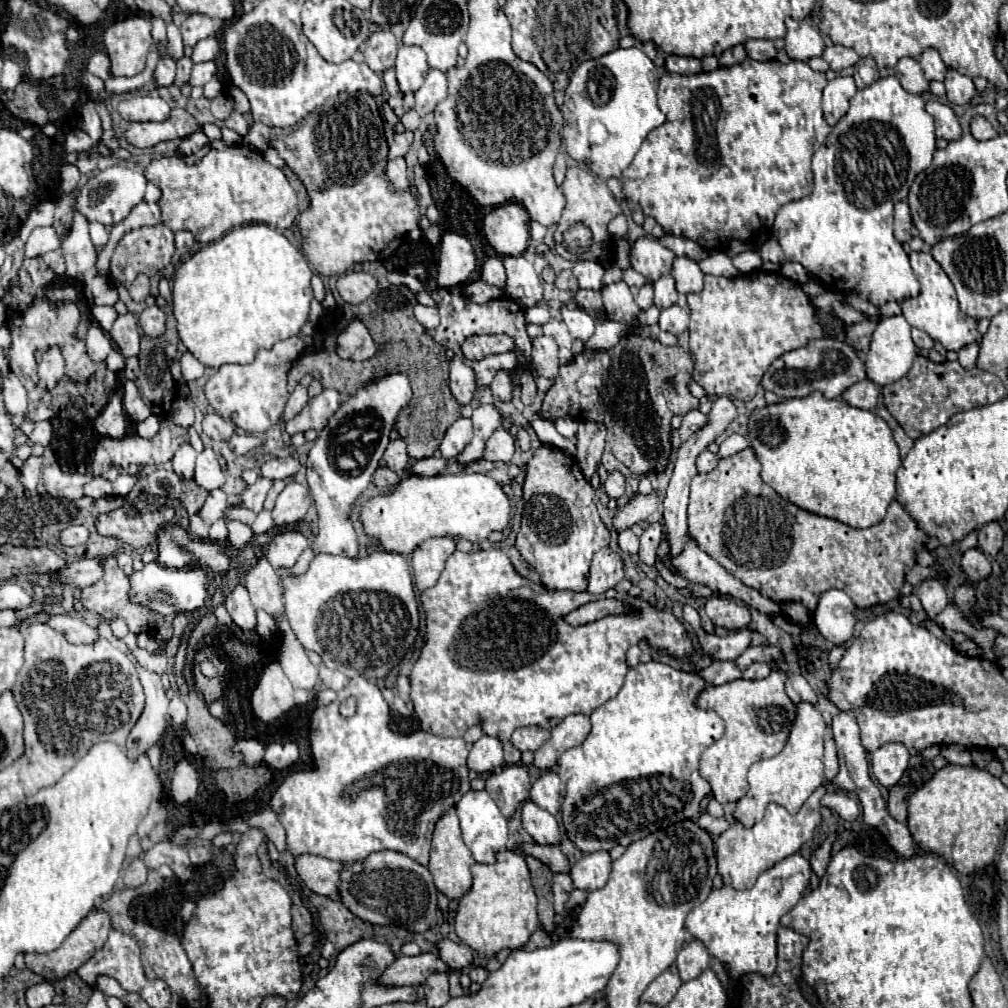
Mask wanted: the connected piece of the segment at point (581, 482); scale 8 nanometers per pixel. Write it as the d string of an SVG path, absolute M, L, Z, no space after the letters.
M540 446L534 452L526 466L524 514L516 548L540 574L548 590L586 590L594 552L610 542L610 532L602 524L592 498L594 488L572 456L550 446Z

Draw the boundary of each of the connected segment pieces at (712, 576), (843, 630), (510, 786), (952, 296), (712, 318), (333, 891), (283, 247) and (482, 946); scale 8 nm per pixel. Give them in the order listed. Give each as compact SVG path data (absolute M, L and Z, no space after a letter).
M690 538L688 548L686 548L680 556L676 556L676 558L668 558L668 542L664 542L664 544L660 544L660 546L658 546L658 554L662 556L662 560L664 560L664 564L666 564L666 566L674 566L674 568L678 568L680 576L684 576L684 578L686 578L686 580L690 580L690 582L704 584L704 586L708 586L708 588L712 588L712 590L720 592L720 594L734 596L734 598L738 598L738 600L746 602L748 606L756 608L758 612L764 612L764 614L778 614L778 612L780 612L780 606L778 606L776 602L772 602L770 598L764 598L758 590L754 590L754 588L746 586L746 584L744 584L744 582L740 582L736 576L732 576L730 572L726 572L726 568L722 568L722 566L714 560L714 558L710 558L706 552L702 552L702 550L698 548L698 544L694 544L694 540L692 540L692 538Z
M832 588L820 594L812 620L818 632L832 644L844 644L850 640L856 624L856 606L844 590Z
M512 764L504 766L498 774L490 774L486 780L486 790L490 792L502 814L510 818L514 810L528 800L530 794L530 778L526 766Z
M910 252L910 264L922 284L922 292L916 298L902 302L902 312L904 312L904 318L908 320L908 324L924 330L934 342L940 342L946 350L958 352L960 348L964 348L968 344L980 342L982 336L978 332L978 322L974 318L966 316L958 308L954 284L950 282L950 278L942 270L942 266L934 260L934 256L930 252Z
M754 270L750 274L740 274L736 278L704 278L704 290L700 294L688 294L690 314L690 352L694 354L694 380L706 390L706 394L716 396L736 396L738 400L750 400L762 380L768 366L788 350L806 346L812 338L828 336L824 328L816 322L814 306L808 294L784 278L782 274L770 274L764 270Z
M300 854L294 858L298 876L304 884L322 896L334 896L338 900L338 872L342 868L340 862L332 862L314 854Z
M246 224L234 228L216 242L184 260L174 274L172 310L178 322L178 334L184 346L204 366L220 368L222 364L248 364L258 348L272 348L278 340L296 336L308 320L312 270L300 250L296 250L284 234L266 224Z
M502 850L496 854L494 864L474 864L472 878L472 888L460 898L454 918L458 938L480 956L494 956L502 948L522 948L538 928L536 894L524 856L514 850Z

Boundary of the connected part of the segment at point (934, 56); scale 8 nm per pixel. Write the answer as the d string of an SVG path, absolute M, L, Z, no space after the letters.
M928 48L924 54L922 54L922 58L920 58L920 66L922 66L922 70L924 70L924 74L926 74L926 78L928 80L944 80L944 76L946 76L946 64L942 62L942 58L940 58L940 54L934 50L934 48Z

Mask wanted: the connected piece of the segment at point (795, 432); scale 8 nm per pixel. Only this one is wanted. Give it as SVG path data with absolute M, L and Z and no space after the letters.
M812 392L804 398L790 398L756 408L748 418L746 440L762 464L762 480L784 500L802 510L840 520L852 528L868 528L886 516L886 510L894 500L900 456L888 424L878 414L854 408L842 398L828 400L822 396L822 392Z

